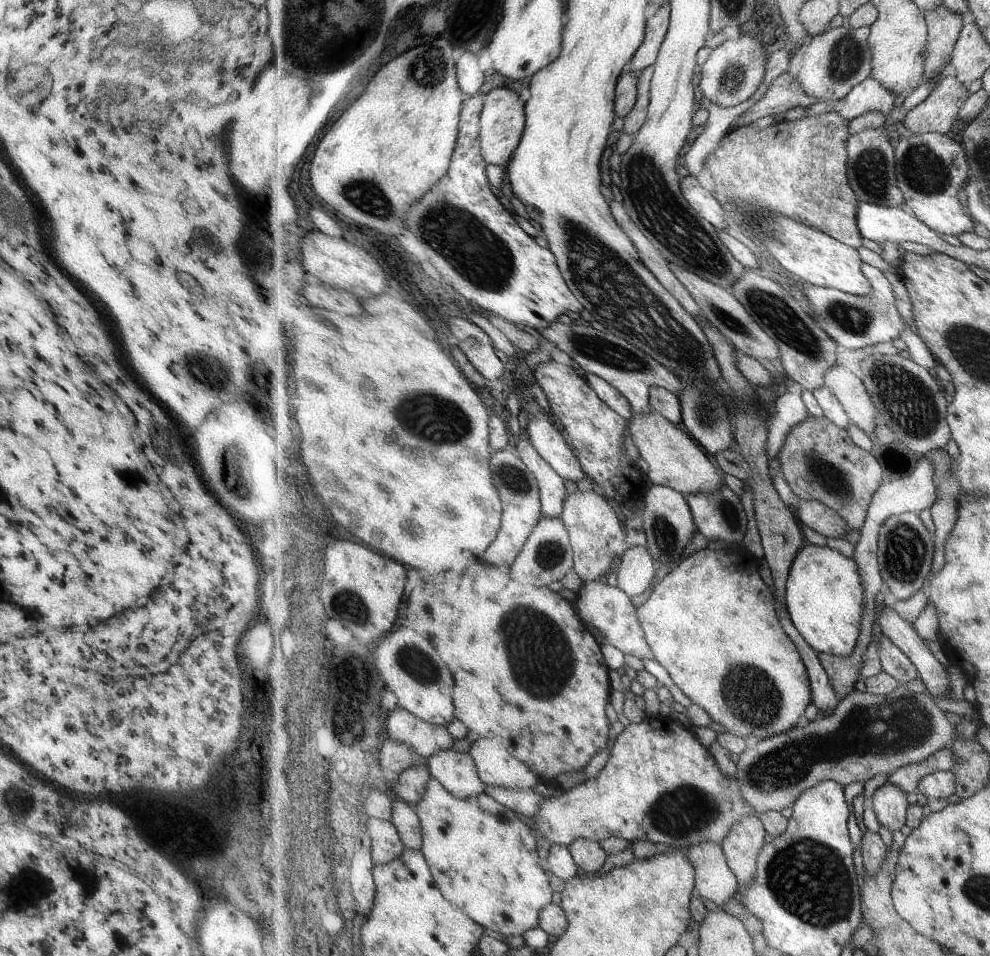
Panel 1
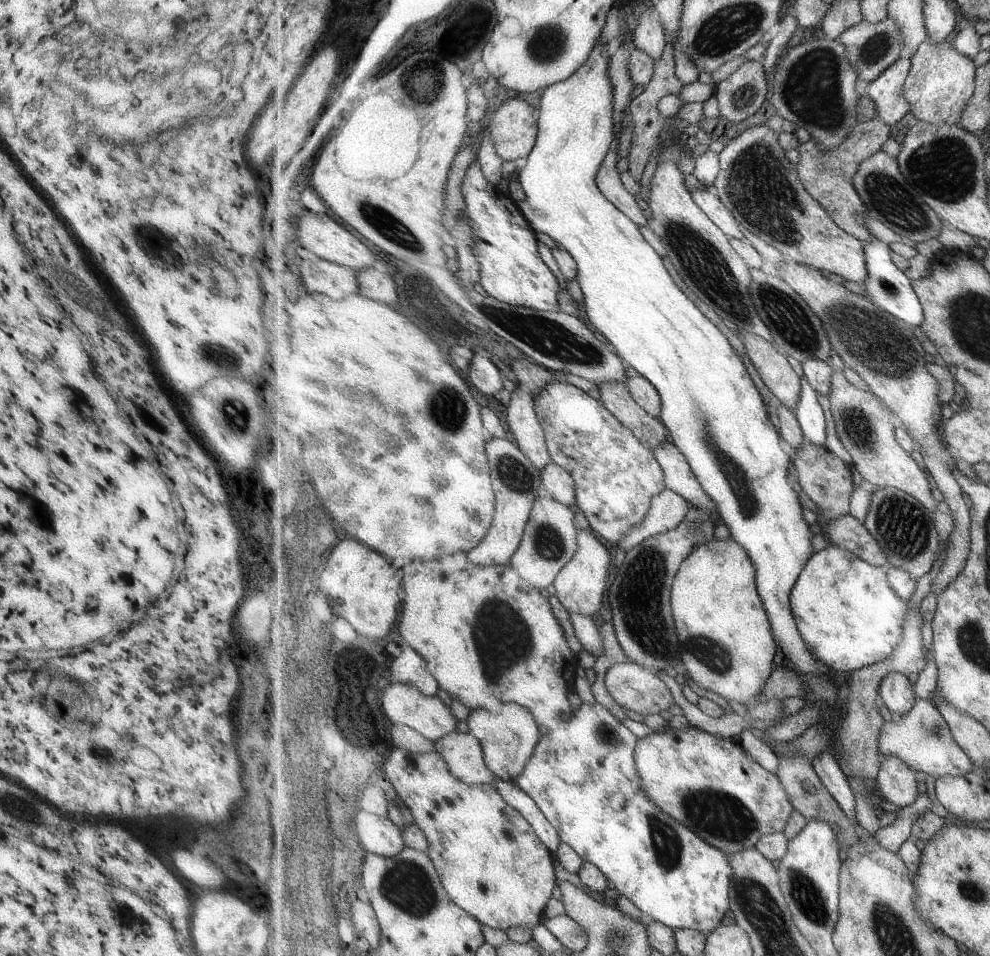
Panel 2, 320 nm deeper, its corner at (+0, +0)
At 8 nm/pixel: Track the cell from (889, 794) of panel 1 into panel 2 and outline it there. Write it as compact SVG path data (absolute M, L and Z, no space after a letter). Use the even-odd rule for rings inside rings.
M887 755L878 774L879 794L900 808L919 798L917 774L901 757Z

